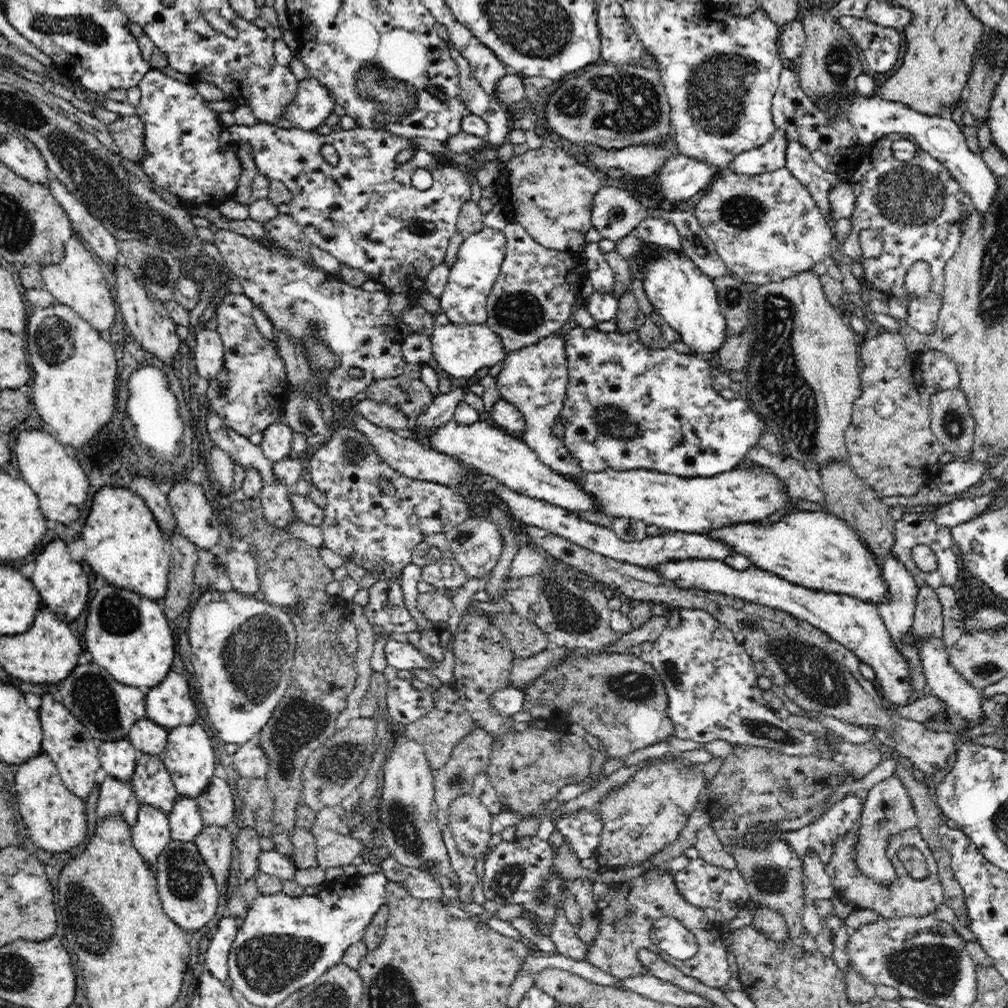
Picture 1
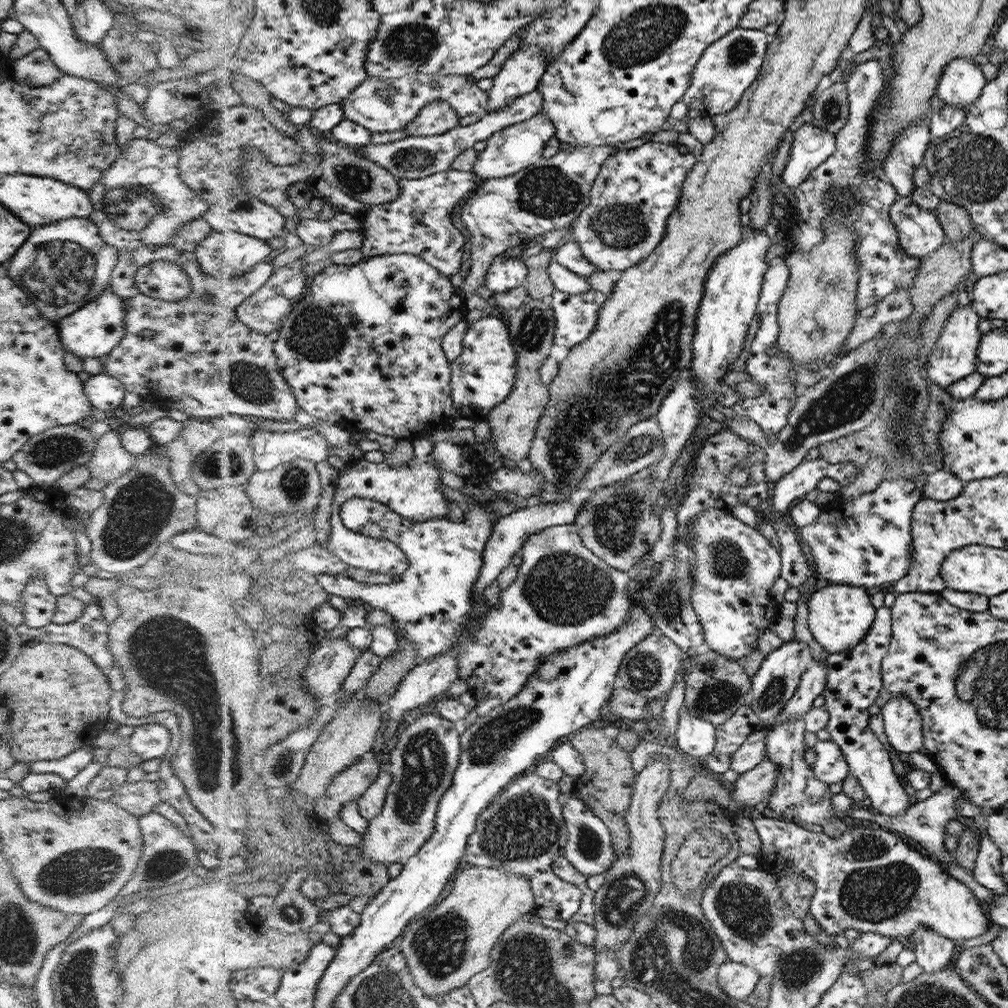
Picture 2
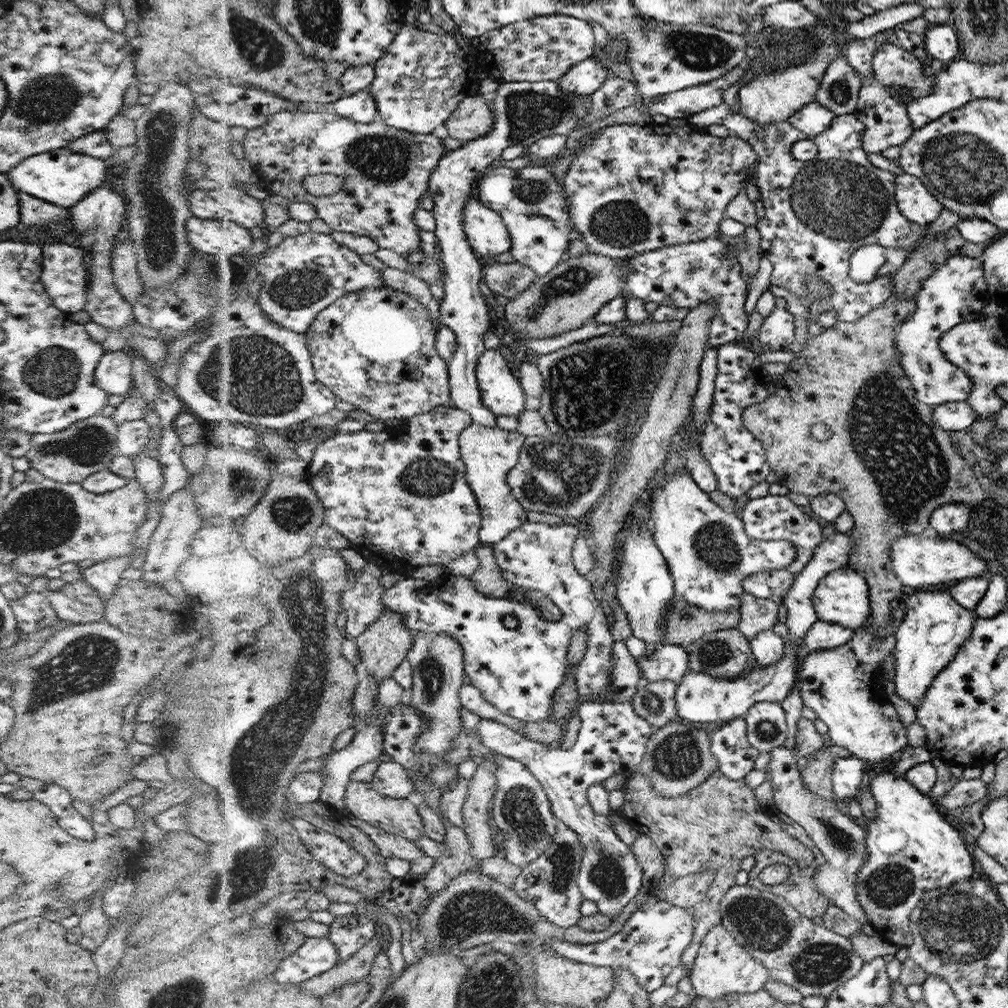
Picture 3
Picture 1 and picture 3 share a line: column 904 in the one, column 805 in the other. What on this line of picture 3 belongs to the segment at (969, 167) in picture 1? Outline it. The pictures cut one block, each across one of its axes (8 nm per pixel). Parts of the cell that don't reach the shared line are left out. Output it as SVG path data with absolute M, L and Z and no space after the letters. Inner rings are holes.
M816 101L806 104L787 121L799 130L803 137L812 138L822 134L837 116Z

